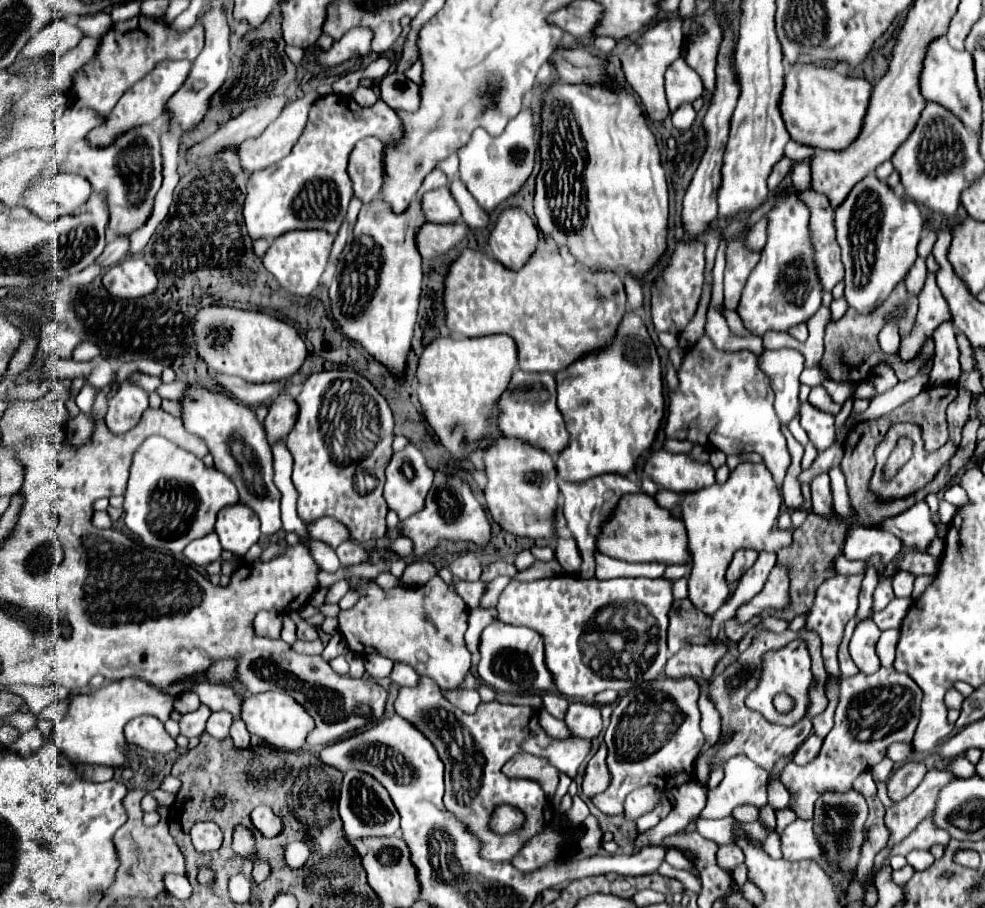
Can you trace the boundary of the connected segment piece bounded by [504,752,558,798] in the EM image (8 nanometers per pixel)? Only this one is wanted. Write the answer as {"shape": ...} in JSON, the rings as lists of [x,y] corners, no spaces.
{"shape":[[[516,754],[504,764],[504,774],[510,778],[526,778],[534,780],[542,786],[544,794],[548,798],[554,798],[556,786],[558,786],[558,770],[544,758],[532,756],[532,754]]]}

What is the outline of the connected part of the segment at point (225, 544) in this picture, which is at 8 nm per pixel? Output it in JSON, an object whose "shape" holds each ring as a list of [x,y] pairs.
{"shape":[[[236,502],[234,506],[224,506],[218,512],[216,534],[224,550],[234,552],[236,556],[244,556],[248,548],[260,538],[258,516],[242,502]]]}

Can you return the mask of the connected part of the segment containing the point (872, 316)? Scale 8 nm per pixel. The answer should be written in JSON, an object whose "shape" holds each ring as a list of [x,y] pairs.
{"shape":[[[904,280],[892,290],[890,298],[886,298],[886,302],[882,306],[878,306],[874,312],[862,316],[858,314],[856,310],[846,310],[846,314],[838,320],[838,322],[830,322],[826,326],[826,334],[824,334],[824,356],[820,360],[820,368],[822,372],[826,374],[828,380],[838,380],[838,382],[846,382],[846,380],[858,380],[860,374],[868,374],[872,368],[874,368],[874,361],[877,361],[878,364],[884,362],[888,364],[895,372],[899,381],[908,380],[914,377],[918,372],[925,366],[925,364],[934,357],[932,352],[935,348],[934,342],[932,339],[929,339],[922,346],[922,350],[917,359],[909,362],[903,362],[900,358],[900,354],[884,354],[878,346],[878,332],[882,330],[884,326],[884,320],[886,316],[896,308],[896,302],[900,302],[902,298],[900,296],[910,296],[910,314],[906,314],[900,322],[900,330],[902,334],[910,334],[910,326],[914,326],[914,318],[916,318],[916,312],[918,312],[918,300],[914,294],[910,294],[906,290],[906,284]]]}

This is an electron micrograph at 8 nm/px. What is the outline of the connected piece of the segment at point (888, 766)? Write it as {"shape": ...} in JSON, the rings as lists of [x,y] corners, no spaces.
{"shape":[[[884,758],[882,762],[878,762],[878,766],[872,766],[870,772],[872,772],[872,776],[874,776],[876,780],[886,782],[888,776],[890,776],[890,772],[892,772],[892,768],[894,768],[894,762],[892,762],[890,758]]]}

